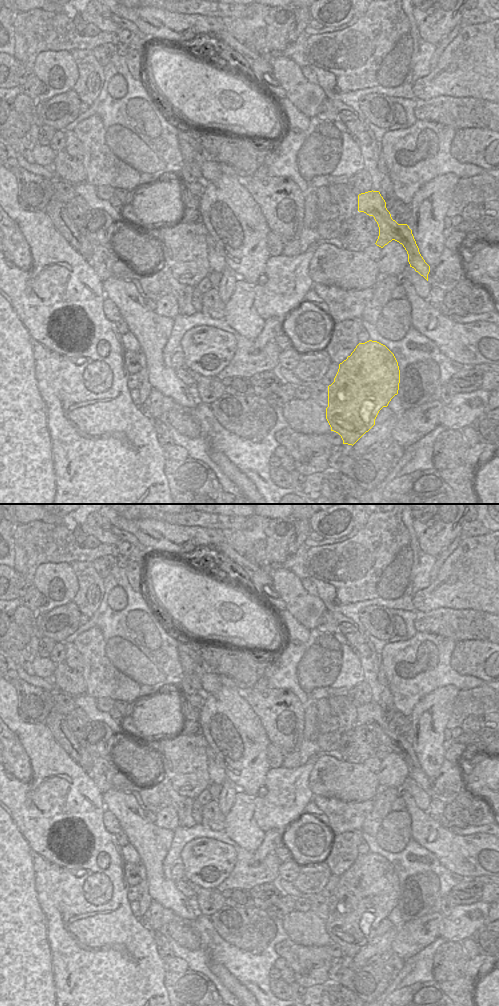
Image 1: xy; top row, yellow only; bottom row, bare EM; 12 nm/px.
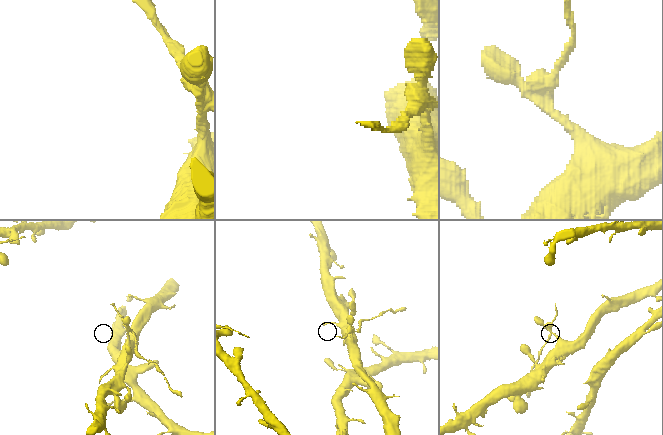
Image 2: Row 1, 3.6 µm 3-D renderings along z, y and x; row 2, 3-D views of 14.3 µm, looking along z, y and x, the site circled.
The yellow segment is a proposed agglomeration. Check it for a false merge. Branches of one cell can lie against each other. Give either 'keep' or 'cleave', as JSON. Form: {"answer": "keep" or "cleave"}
{"answer": "cleave"}

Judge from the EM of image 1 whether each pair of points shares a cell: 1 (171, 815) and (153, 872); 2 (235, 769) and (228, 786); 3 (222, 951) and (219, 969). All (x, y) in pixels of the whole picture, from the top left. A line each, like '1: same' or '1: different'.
1: different
2: different
3: different

